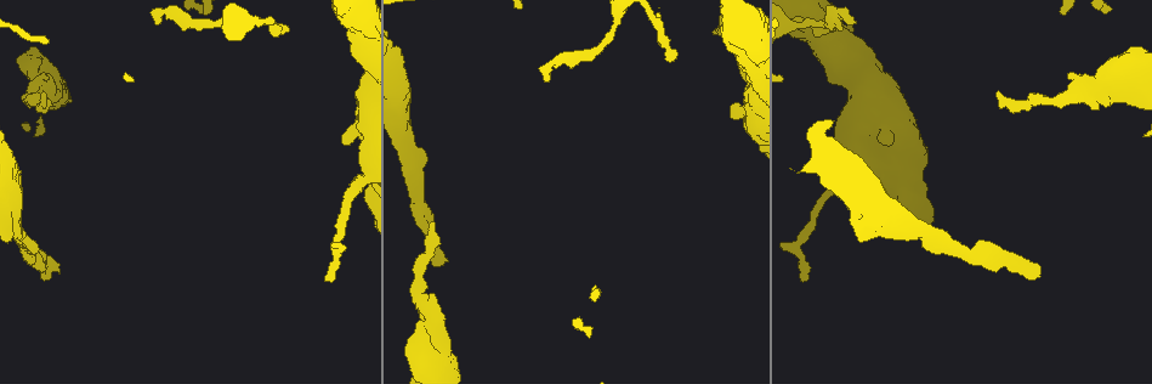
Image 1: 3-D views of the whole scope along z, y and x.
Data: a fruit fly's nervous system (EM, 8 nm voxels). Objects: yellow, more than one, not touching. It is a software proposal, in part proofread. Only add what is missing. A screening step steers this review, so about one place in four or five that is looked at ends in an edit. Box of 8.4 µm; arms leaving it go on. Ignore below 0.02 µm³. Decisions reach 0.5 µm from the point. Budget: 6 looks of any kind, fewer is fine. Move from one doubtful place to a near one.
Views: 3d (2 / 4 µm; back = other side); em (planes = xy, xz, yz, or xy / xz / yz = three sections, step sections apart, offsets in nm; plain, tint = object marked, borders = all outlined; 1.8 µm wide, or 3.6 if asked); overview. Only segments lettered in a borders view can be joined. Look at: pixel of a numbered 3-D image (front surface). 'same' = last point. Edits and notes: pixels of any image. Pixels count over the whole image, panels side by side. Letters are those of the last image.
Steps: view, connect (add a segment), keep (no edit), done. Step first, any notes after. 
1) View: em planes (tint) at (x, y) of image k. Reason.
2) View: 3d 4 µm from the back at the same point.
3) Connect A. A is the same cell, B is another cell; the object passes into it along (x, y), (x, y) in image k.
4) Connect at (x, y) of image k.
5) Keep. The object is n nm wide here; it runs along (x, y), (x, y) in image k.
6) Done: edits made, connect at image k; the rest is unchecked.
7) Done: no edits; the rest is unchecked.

View: 3d 2 µm at (33, 254) of image 1. Free end.

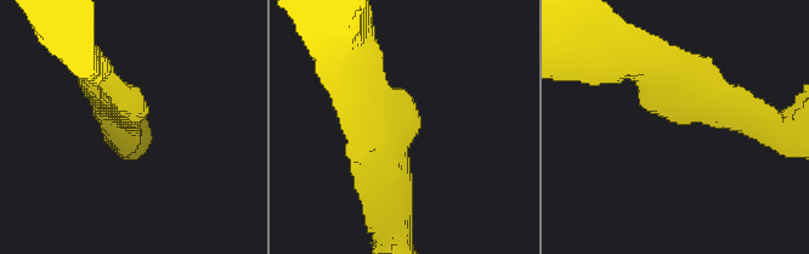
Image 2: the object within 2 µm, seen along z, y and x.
View: em planes (tint) at (407, 121) of image 2.

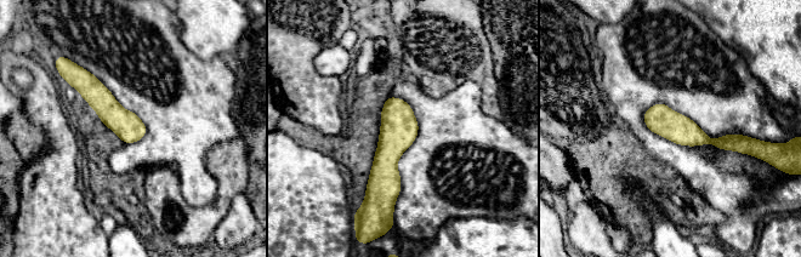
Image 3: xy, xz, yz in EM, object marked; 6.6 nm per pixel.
View: em planes (borders) at the same point. What lies round it.

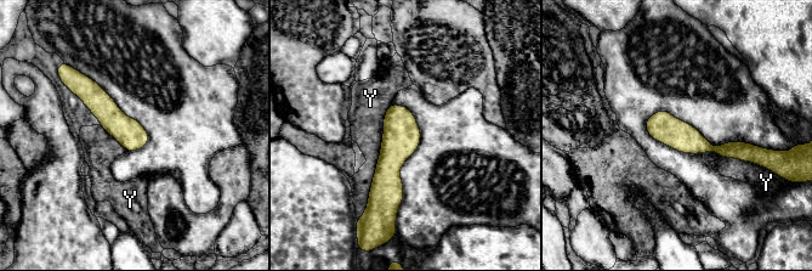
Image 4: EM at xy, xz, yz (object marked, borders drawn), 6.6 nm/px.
Keep. The object is 180 nm wide here; Y is another cell; it runs along (649, 122), (715, 150), (749, 148) in image 4; none of them fits.

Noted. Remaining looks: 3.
View: em xy step 4 (tint) at (43, 93) of image 1. Free end.

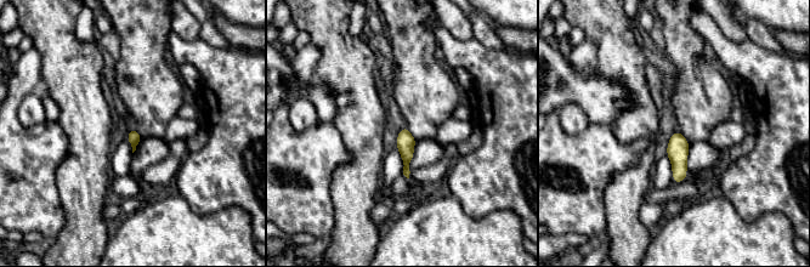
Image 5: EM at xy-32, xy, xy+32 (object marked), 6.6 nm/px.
View: em planes (tint) at the same point. Another direction.

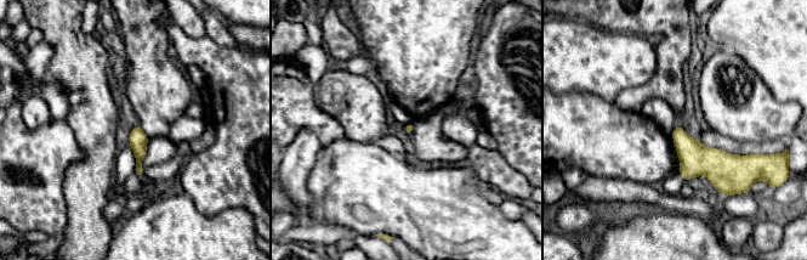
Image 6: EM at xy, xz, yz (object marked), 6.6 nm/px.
View: em planes (borders) at the same point. What lies round it.

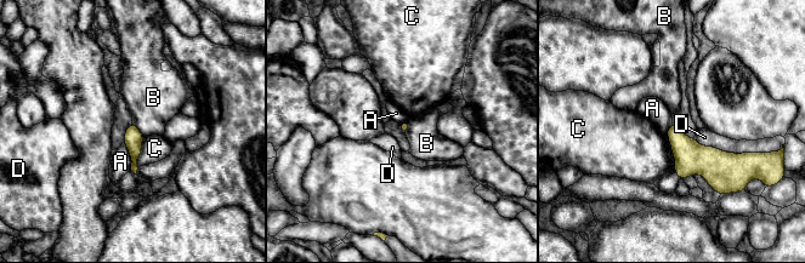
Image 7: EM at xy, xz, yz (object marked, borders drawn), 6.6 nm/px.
Keep. The longest contact is with D, 420 nm; A, B, C and D are other cells; none of them fits.

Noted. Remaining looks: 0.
Done: no edits; the rest is unchecked.

